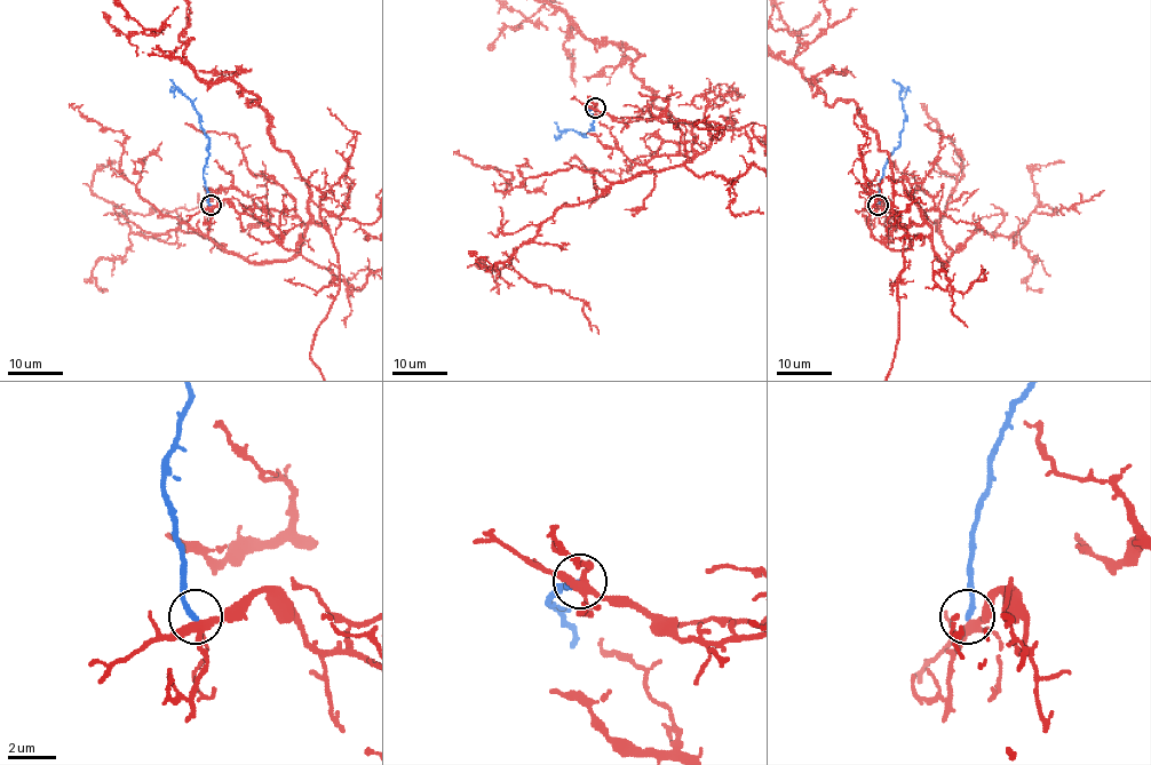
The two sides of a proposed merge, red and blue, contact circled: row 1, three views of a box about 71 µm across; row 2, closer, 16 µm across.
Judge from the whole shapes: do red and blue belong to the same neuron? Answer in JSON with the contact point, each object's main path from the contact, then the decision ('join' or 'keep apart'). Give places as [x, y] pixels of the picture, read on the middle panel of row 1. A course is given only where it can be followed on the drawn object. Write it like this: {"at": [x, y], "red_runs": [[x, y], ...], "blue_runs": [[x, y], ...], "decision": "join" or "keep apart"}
{"at": [595, 108], "blue_runs": [[594, 109], [587, 112], [593, 119], [593, 130], [584, 135], [571, 129], [560, 130], [554, 122]], "decision": "keep apart"}

